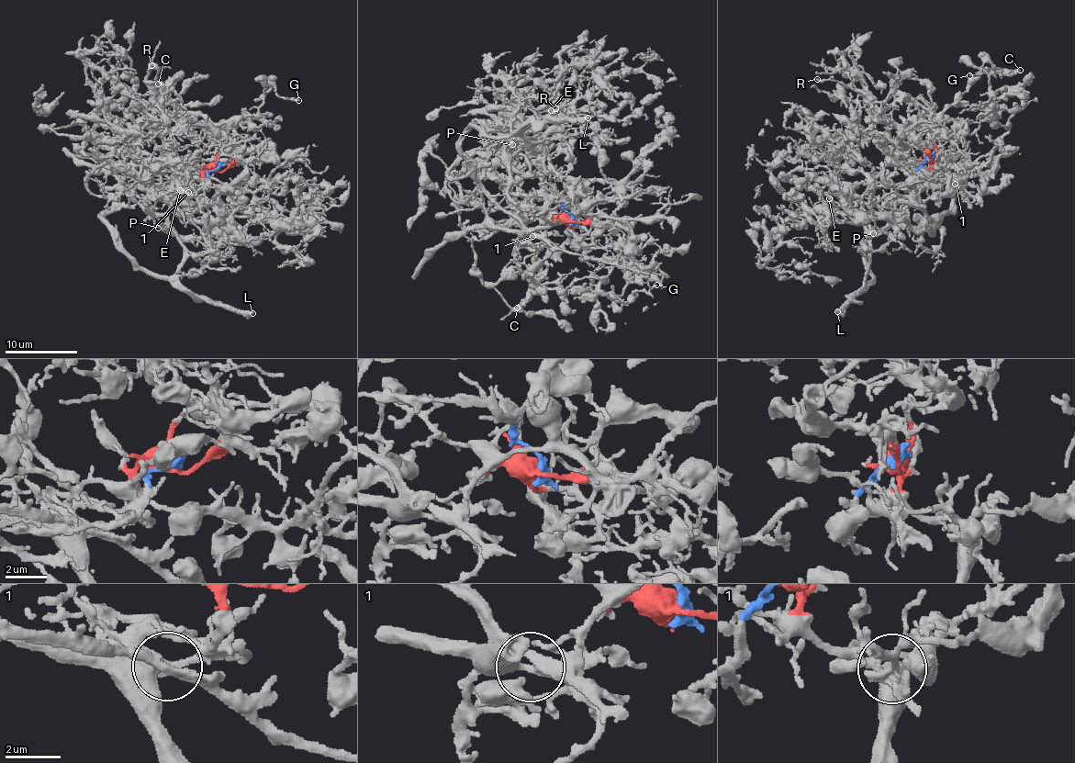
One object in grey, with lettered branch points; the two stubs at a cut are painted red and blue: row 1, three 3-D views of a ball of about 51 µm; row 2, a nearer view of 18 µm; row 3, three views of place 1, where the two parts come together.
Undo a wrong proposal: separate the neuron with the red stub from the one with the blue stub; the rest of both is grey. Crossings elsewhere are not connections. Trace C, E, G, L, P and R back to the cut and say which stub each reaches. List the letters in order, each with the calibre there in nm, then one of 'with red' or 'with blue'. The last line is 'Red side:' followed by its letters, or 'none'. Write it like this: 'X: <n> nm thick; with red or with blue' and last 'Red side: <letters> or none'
C: 400 nm thick; with red
E: 150 nm thick; with red
G: 160 nm thick; with red
L: 480 nm thick; with blue
P: 360 nm thick; with blue
R: 220 nm thick; with red
Red side: C, E, G, R

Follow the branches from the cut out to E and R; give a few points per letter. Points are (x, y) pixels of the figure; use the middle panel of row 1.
E: (570, 221), (554, 217), (532, 238), (547, 213), (509, 194), (507, 142), (551, 109)
R: (570, 221), (554, 217), (540, 238), (494, 225), (543, 188), (555, 107)

